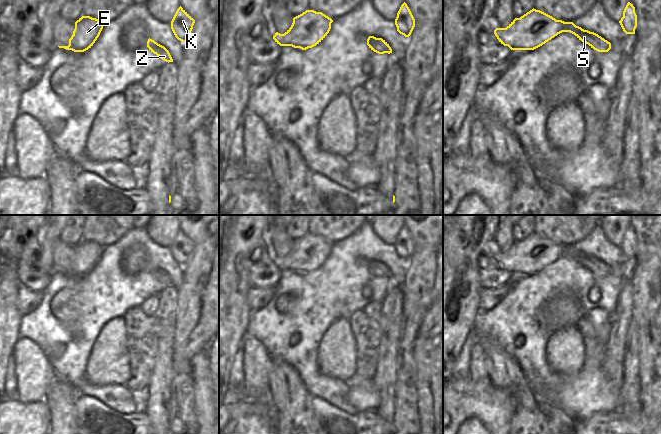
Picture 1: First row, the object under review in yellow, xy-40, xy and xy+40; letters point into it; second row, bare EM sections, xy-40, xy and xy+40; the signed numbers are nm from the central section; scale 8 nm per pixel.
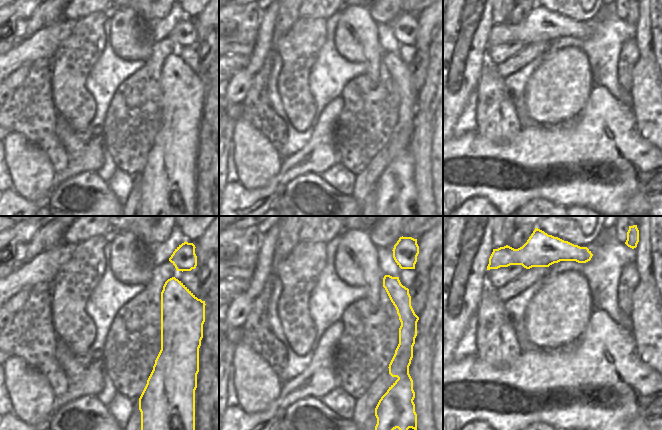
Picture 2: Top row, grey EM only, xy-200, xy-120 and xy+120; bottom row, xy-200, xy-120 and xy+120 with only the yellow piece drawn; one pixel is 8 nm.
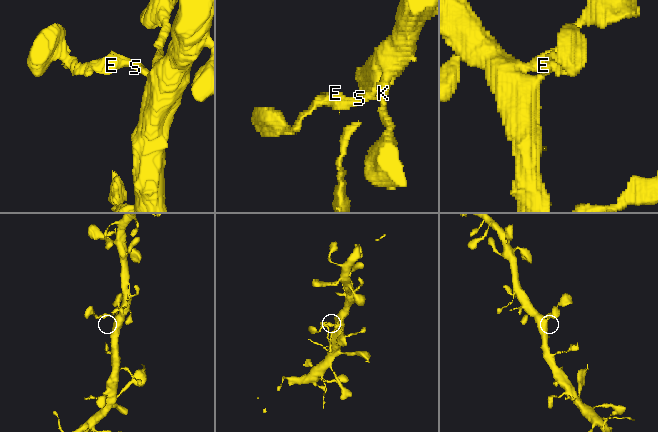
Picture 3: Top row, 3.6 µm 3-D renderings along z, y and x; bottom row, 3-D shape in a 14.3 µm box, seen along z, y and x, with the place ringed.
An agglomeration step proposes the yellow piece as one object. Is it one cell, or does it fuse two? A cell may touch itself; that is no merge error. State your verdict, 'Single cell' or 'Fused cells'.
Single cell

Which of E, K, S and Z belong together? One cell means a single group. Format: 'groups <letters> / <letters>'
groups E K S Z

